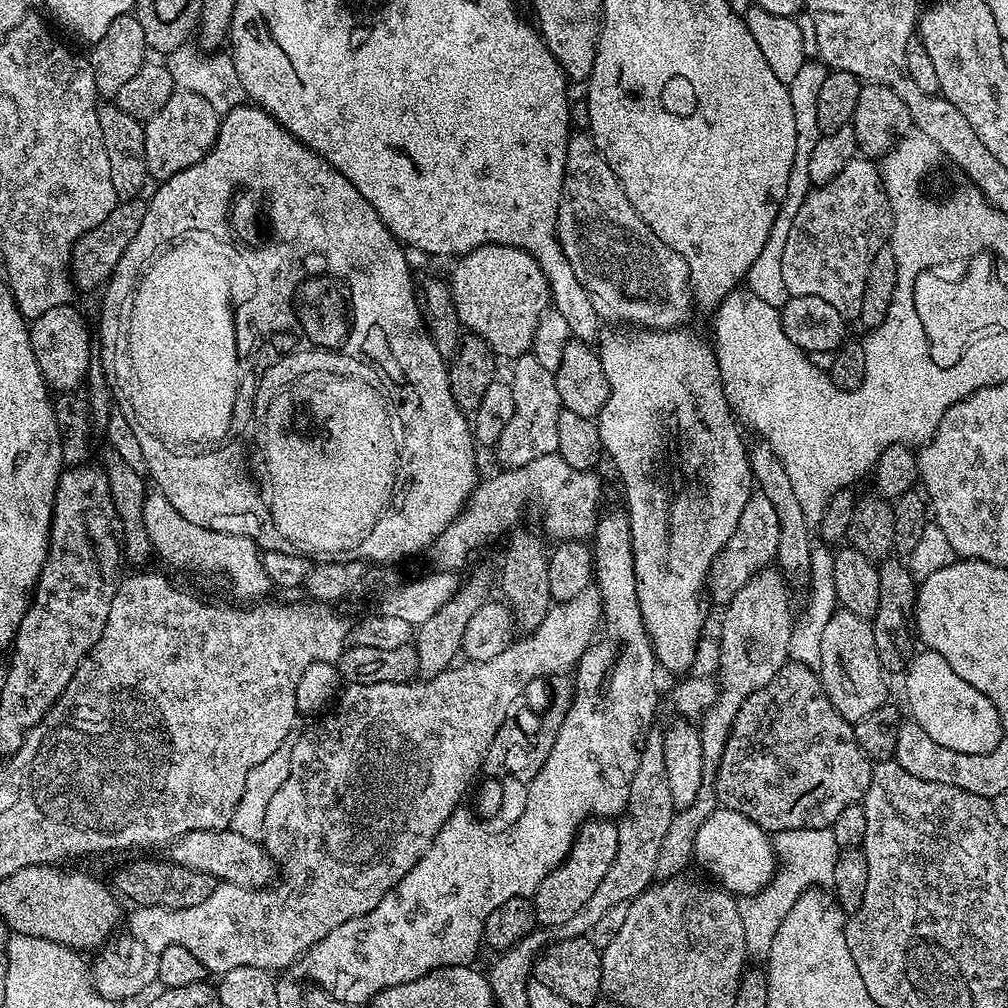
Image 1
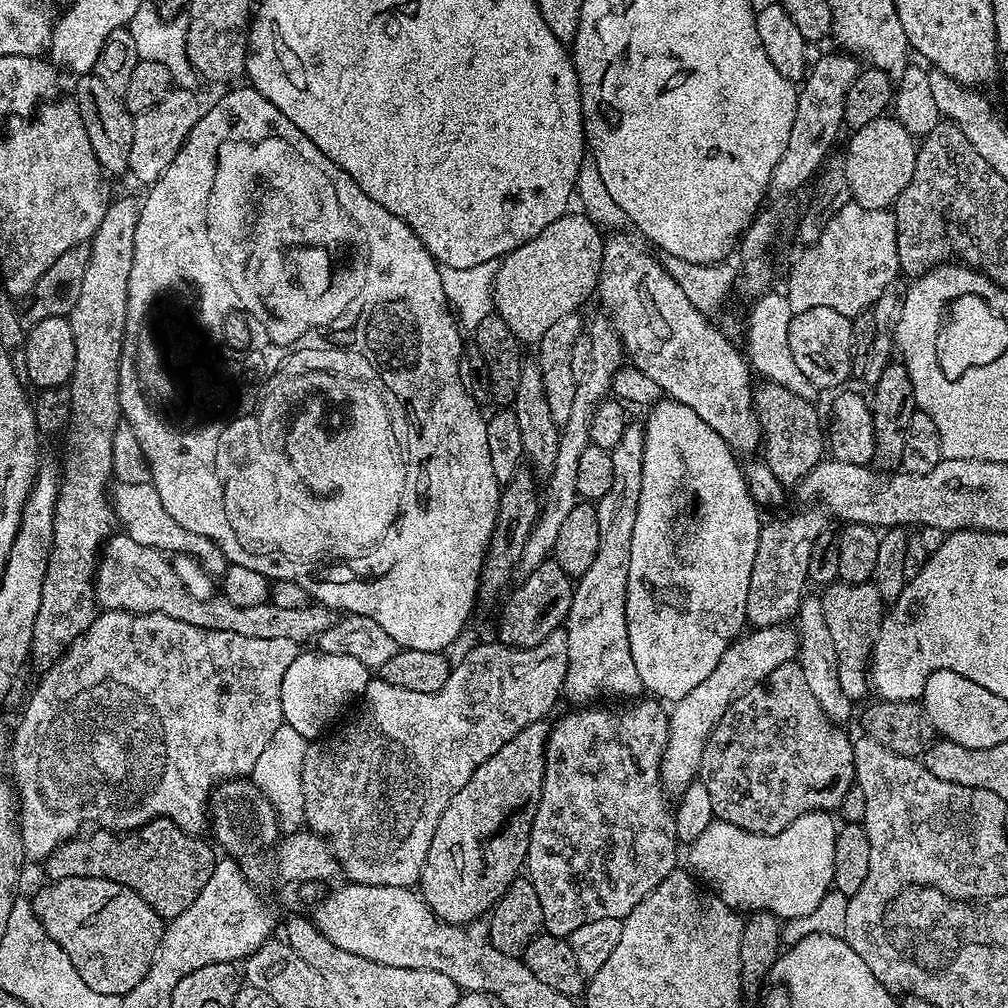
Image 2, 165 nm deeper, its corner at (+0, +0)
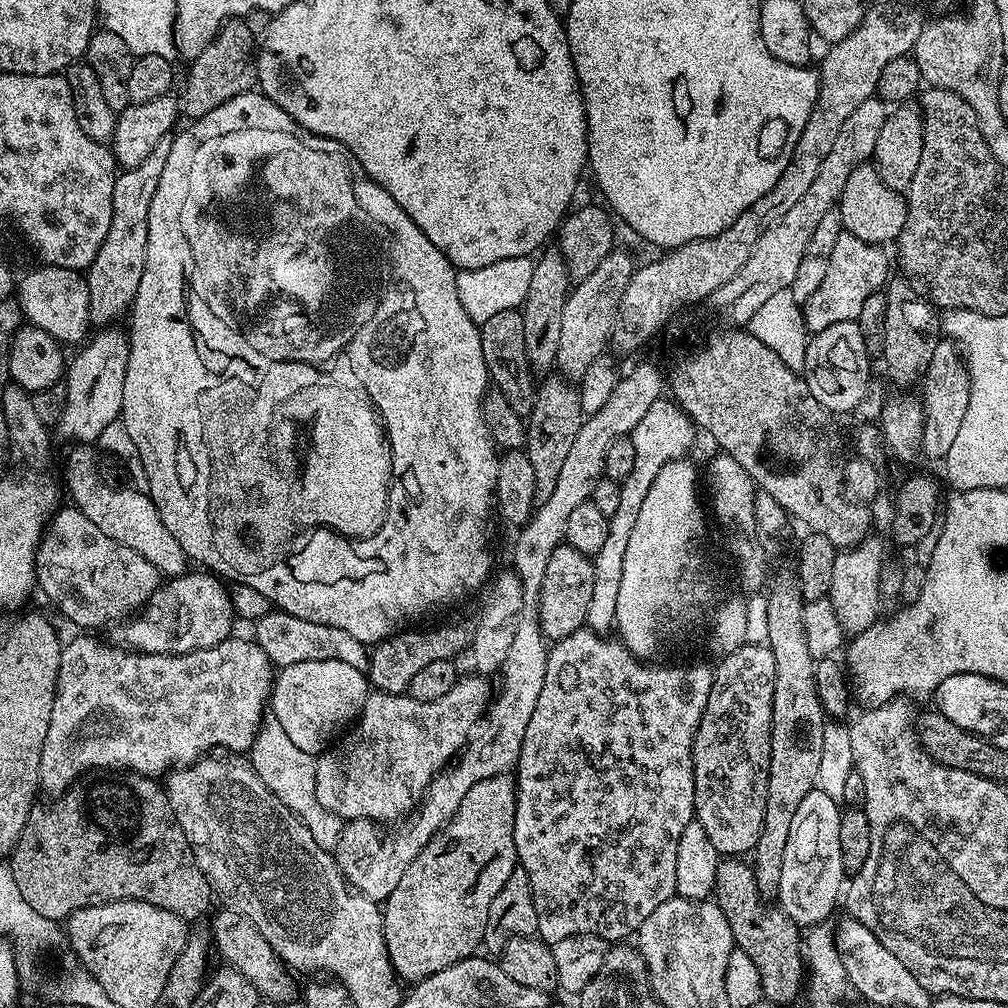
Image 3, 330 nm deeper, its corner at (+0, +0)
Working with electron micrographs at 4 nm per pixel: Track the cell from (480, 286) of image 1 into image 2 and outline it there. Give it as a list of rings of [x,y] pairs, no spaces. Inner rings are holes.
[[[572,215],[550,222],[542,234],[503,257],[496,269],[492,290],[495,315],[503,318],[525,345],[535,345],[558,318],[573,315],[587,302],[588,295],[597,291],[605,237],[600,236],[601,229],[591,217]]]

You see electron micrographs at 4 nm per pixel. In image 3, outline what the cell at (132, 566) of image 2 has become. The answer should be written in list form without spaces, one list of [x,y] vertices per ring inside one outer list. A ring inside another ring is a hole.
[[[75,506],[57,507],[53,512],[44,537],[36,551],[36,583],[39,591],[44,591],[54,603],[60,607],[60,612],[72,624],[77,624],[80,630],[96,630],[103,624],[115,625],[125,618],[140,612],[144,604],[154,594],[162,583],[162,573],[157,570],[138,550],[130,550],[130,546],[122,546],[122,542],[114,542],[114,538],[106,538],[86,514]]]

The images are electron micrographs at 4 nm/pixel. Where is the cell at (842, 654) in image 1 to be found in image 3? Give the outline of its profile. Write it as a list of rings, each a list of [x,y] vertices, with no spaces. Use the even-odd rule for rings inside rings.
[[[876,534],[870,535],[862,542],[858,542],[858,546],[837,551],[834,558],[834,571],[832,571],[827,599],[831,600],[834,610],[840,616],[842,630],[849,637],[860,635],[862,630],[866,630],[872,624],[877,623],[879,617],[876,615],[879,614],[880,603],[882,603],[880,579],[884,573],[886,561],[884,561],[884,544],[879,540],[878,536]]]

